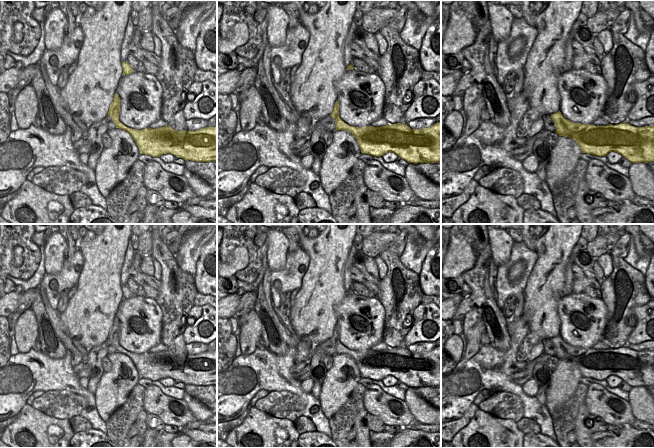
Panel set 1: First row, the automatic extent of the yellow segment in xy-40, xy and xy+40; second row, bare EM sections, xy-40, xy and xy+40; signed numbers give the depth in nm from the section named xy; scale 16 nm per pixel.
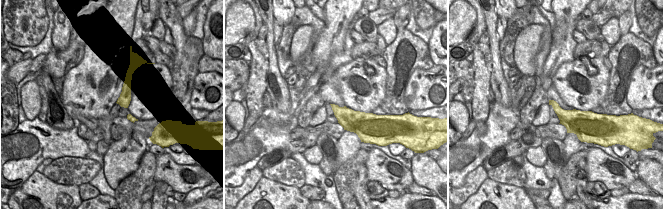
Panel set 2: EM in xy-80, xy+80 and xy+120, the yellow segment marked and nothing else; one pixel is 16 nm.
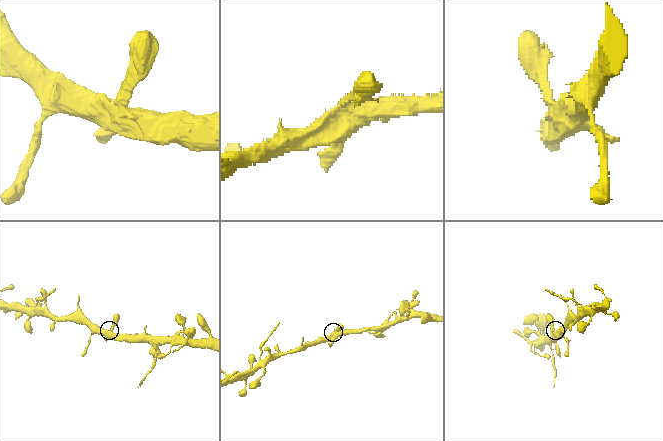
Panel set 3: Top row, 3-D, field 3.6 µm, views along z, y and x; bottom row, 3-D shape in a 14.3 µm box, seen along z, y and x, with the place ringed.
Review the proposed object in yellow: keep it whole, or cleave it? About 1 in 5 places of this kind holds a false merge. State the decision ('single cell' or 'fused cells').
single cell

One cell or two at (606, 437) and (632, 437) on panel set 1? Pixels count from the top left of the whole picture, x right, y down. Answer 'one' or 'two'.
one

